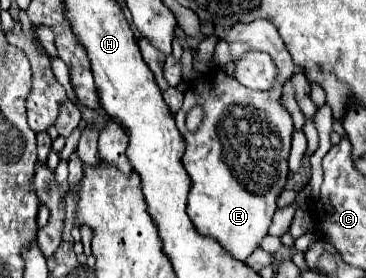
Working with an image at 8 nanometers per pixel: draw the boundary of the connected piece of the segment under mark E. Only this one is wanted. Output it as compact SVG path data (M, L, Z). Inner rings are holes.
M256 19L252 23L240 23L230 29L226 35L226 41L230 43L232 59L242 59L250 51L268 51L272 59L278 65L280 77L276 85L270 91L252 91L248 87L242 87L236 77L234 77L234 67L222 67L216 69L214 73L206 75L200 83L192 83L190 89L184 93L184 105L176 113L176 125L186 141L186 151L182 157L184 169L188 171L190 179L194 181L194 187L190 189L188 195L188 215L196 227L198 233L216 239L234 259L246 261L252 251L260 247L260 241L268 235L268 229L272 225L272 215L276 211L276 201L278 195L282 193L286 179L288 179L288 153L290 153L290 141L292 141L292 119L280 105L280 95L282 95L282 81L290 77L296 71L296 65L278 33L278 29L264 19ZM194 105L202 105L206 111L206 117L196 133L186 131L186 113Z

